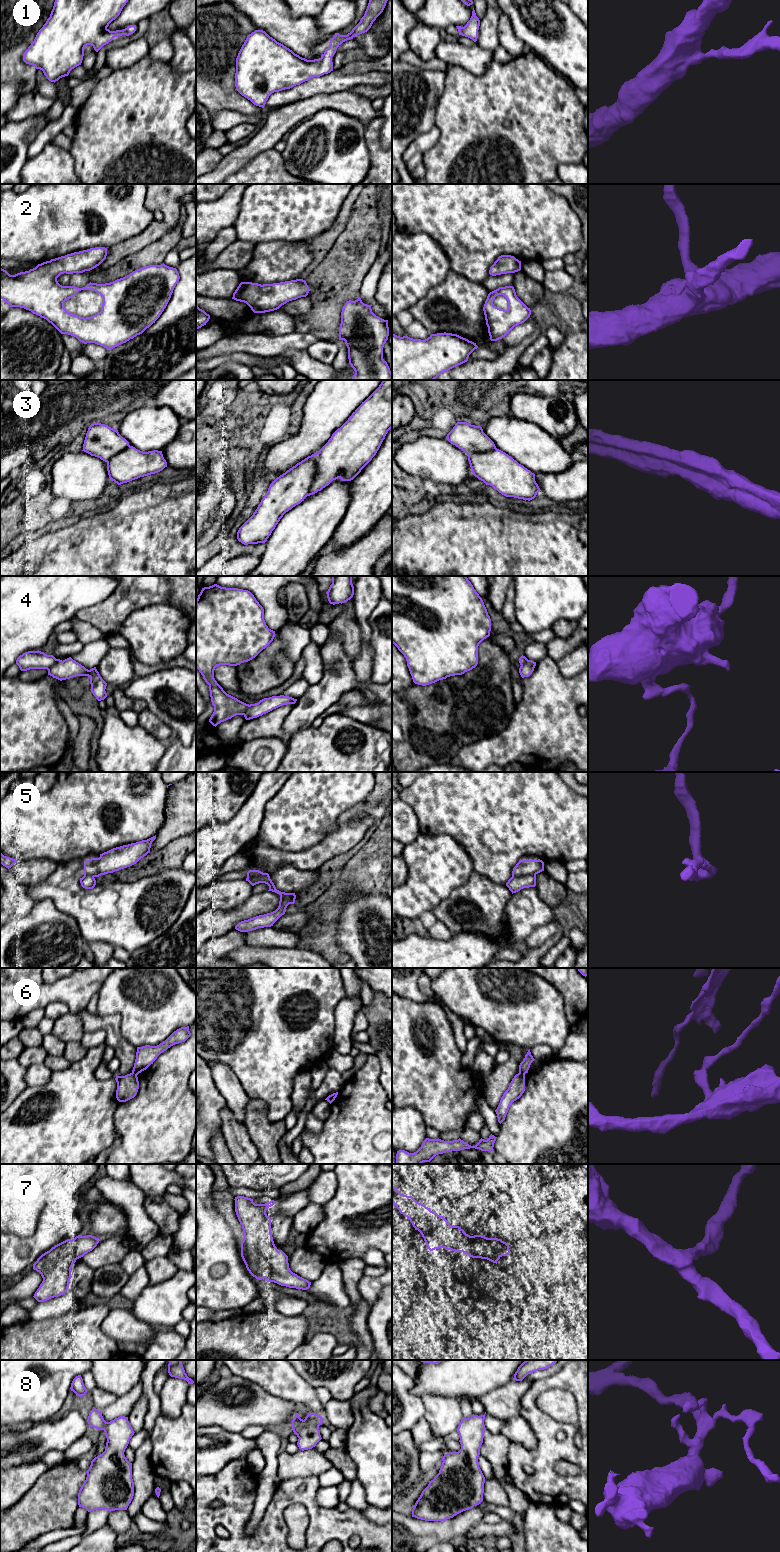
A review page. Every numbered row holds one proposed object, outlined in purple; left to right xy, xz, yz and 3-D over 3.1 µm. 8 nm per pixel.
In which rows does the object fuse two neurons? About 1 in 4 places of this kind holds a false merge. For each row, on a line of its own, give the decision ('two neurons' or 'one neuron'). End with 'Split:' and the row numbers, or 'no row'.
1: one neuron
2: one neuron
3: one neuron
4: two neurons
5: two neurons
6: two neurons
7: one neuron
8: one neuron
Split: 4, 5, 6

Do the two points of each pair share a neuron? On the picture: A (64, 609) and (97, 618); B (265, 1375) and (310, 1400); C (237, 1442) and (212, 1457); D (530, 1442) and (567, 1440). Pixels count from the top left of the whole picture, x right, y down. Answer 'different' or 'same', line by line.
A: different
B: same
C: same
D: different

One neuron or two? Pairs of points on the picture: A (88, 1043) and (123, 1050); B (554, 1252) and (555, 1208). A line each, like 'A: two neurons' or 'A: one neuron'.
A: two neurons
B: two neurons

